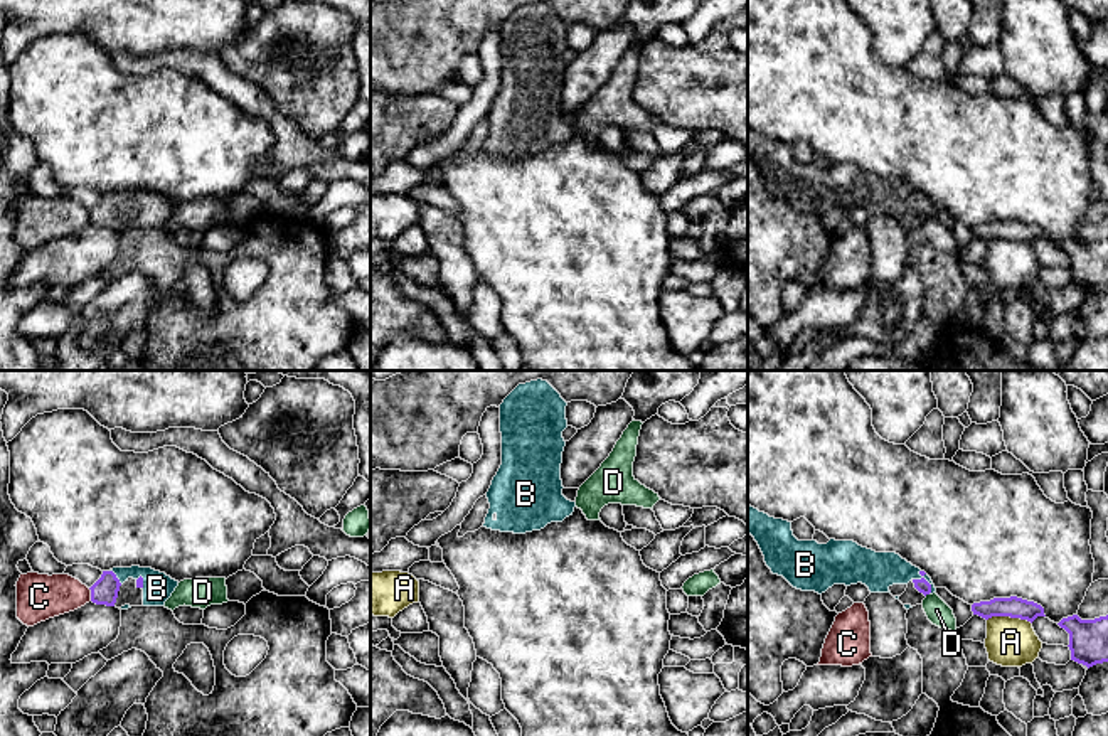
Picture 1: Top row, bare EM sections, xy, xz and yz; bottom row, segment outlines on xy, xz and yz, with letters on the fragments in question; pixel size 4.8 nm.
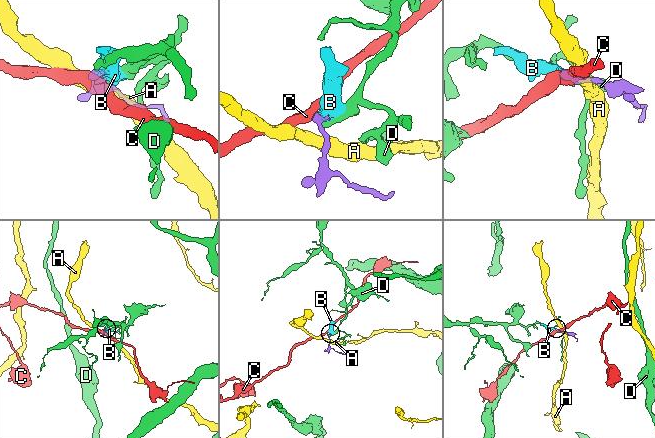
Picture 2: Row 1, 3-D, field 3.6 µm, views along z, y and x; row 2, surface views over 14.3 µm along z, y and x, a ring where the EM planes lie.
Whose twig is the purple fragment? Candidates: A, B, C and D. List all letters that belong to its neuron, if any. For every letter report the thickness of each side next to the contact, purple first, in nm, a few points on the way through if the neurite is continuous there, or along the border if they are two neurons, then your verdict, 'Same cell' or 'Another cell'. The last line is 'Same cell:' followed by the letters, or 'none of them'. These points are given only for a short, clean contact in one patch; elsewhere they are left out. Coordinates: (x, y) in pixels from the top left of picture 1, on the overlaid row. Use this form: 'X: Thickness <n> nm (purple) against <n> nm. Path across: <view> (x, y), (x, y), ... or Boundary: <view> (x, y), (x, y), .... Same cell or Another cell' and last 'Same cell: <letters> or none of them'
A: Thickness 100 nm (purple) against 240 nm. Boundary: yz (987, 618), (1019, 617), (1031, 624). Another cell
B: Thickness 70 nm (purple) against 180 nm. Path across: yz (921, 585), (926, 581), (910, 571), (878, 571). Same cell
C: Thickness 130 nm (purple) against 220 nm. Boundary: xy (88, 588), (91, 600). Another cell
D: Thickness 70 nm (purple) against 110 nm. Boundary: yz (930, 592), (925, 595). Another cell
Same cell: B

